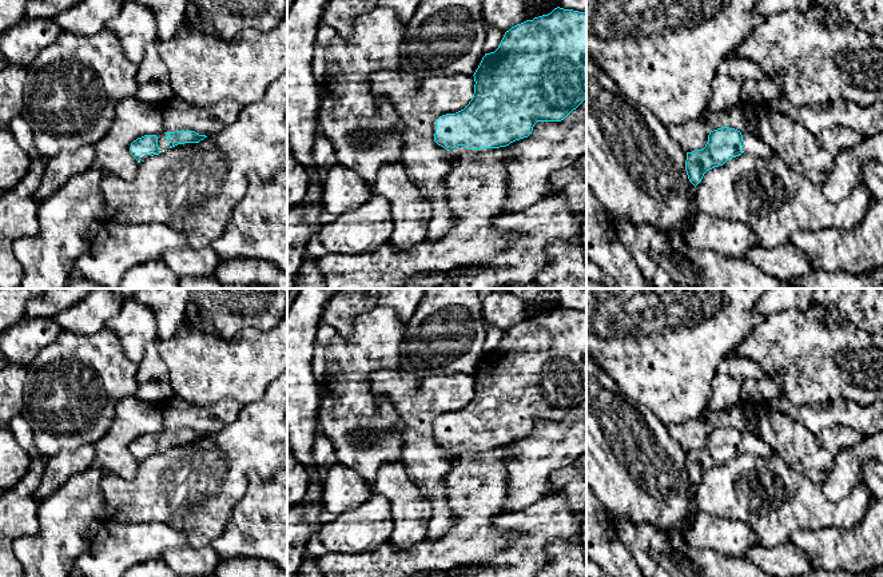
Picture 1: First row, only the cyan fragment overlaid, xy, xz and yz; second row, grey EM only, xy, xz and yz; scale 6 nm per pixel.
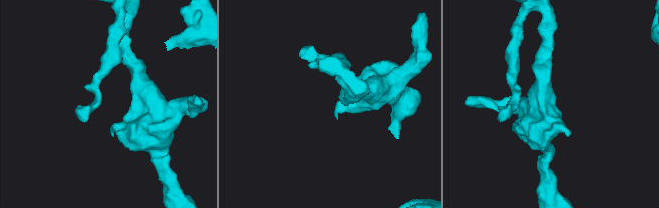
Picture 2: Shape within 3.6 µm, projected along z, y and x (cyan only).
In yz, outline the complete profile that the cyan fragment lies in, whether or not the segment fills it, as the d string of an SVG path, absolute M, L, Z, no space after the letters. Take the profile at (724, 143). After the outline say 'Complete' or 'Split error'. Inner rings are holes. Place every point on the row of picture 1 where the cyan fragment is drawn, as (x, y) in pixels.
M729 127L711 131L704 148L687 152L685 171L689 182L696 187L707 171L723 166L727 160L741 154L767 158L773 152L749 132L741 134Z. Split error

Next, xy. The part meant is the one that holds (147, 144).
M175 131L175 132L160 132L158 135L144 135L131 143L131 155L143 163L154 155L166 152L167 150L184 143L199 143L207 138L199 135L195 131Z. Split error

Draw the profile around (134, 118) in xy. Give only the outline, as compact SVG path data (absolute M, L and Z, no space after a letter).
M135 96L123 99L116 106L111 128L94 146L96 154L94 168L131 182L139 167L131 155L131 143L144 135L158 135L163 128L162 104L144 103Z

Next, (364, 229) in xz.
M371 194L361 207L326 219L318 238L329 252L363 254L389 243L391 234L389 200Z

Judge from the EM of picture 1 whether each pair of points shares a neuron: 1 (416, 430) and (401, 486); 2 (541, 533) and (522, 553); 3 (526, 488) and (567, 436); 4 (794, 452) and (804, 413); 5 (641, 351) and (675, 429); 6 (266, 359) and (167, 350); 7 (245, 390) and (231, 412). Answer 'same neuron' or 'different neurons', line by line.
1: different neurons
2: same neuron
3: same neuron
4: different neurons
5: different neurons
6: same neuron
7: different neurons

